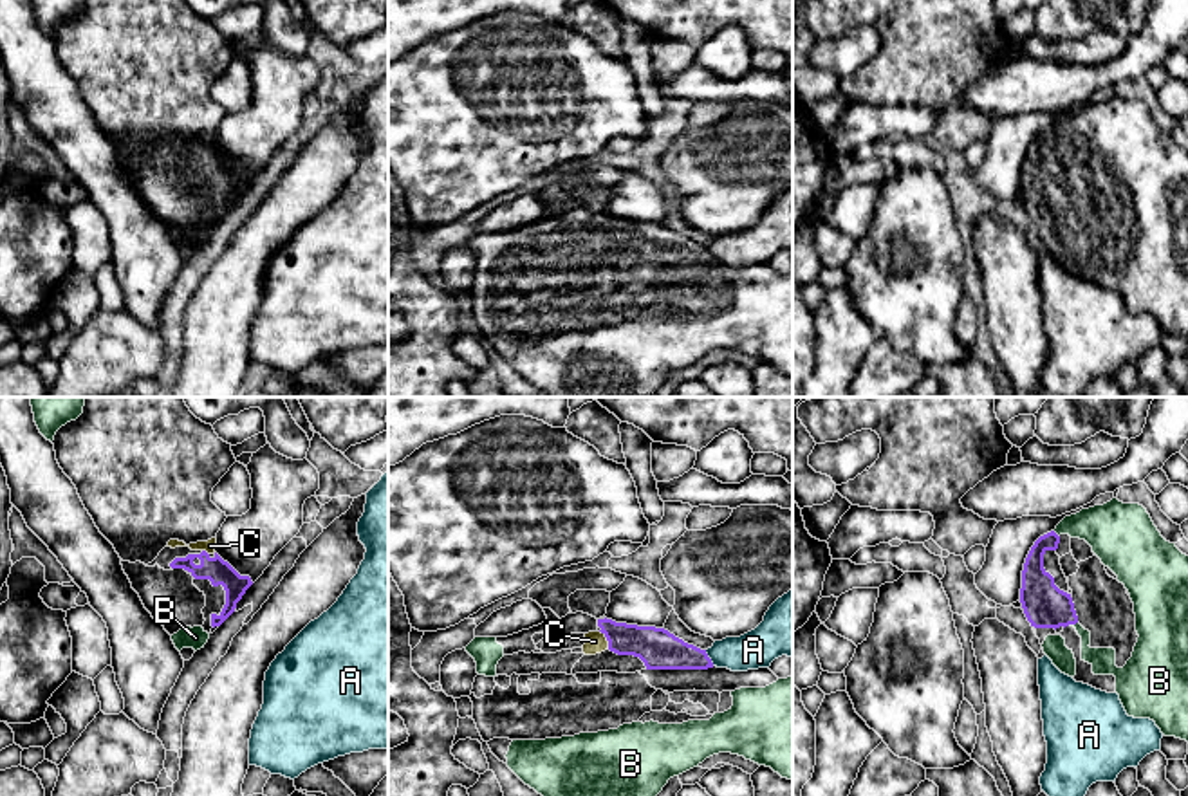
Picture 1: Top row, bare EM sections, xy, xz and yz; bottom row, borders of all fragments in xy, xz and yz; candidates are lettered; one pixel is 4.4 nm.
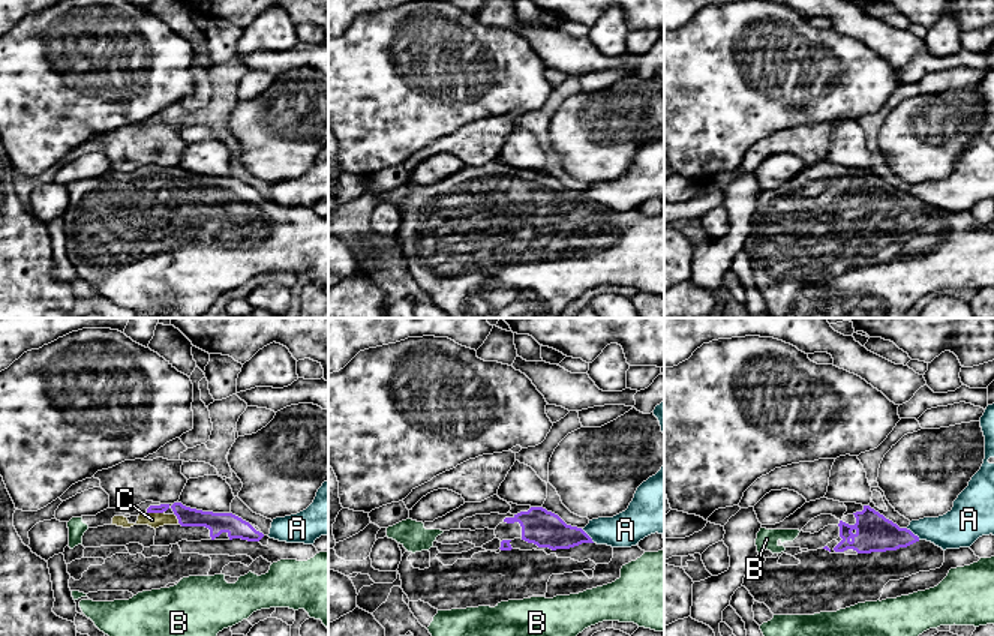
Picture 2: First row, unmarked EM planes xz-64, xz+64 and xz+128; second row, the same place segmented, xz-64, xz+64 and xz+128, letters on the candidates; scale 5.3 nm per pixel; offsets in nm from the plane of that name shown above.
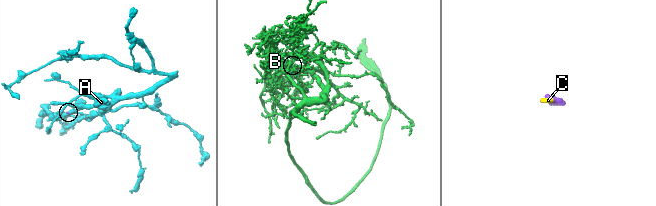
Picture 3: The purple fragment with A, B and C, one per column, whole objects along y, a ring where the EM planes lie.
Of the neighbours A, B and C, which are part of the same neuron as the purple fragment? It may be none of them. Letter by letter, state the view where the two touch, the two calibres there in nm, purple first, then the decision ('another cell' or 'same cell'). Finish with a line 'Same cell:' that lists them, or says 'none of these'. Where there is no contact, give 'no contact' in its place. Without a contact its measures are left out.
A: meets purple in xz; 180 nm thick on the purple side, 170 nm on the other; another cell
B: meets purple in yz; 190 nm thick on the purple side, 110 nm on the other; same cell
C: meets purple in xz; 180 nm thick on the purple side, 100 nm on the other; same cell
Same cell: B, C

